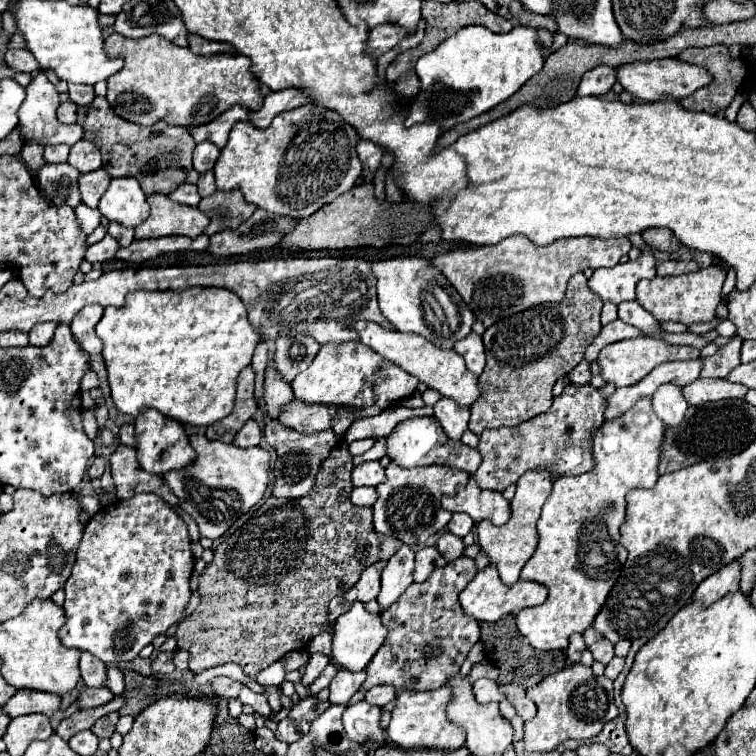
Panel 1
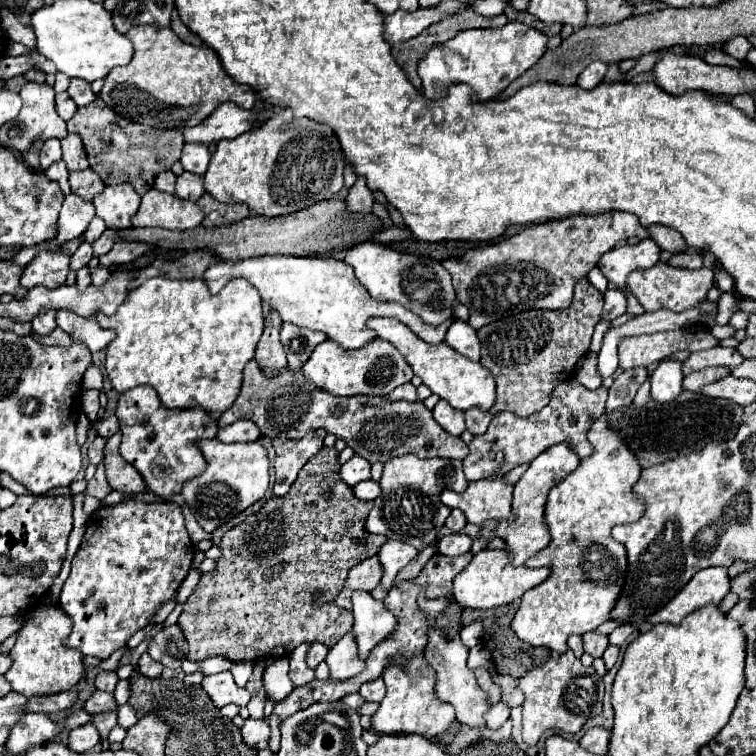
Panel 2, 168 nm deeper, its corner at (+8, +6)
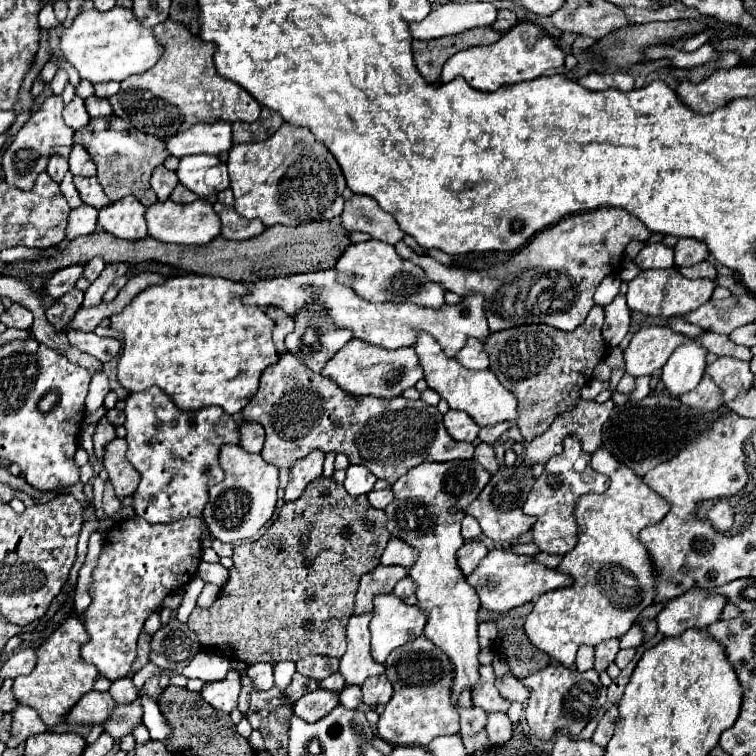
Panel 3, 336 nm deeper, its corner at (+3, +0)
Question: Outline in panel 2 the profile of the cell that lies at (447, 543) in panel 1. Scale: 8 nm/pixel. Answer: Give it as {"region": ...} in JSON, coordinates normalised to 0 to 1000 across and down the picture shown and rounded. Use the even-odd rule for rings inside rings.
{"region":[[[598,705],[579,716],[579,731],[593,734],[593,737],[616,734],[622,731],[622,724],[624,724],[624,710],[611,708],[611,705]]]}

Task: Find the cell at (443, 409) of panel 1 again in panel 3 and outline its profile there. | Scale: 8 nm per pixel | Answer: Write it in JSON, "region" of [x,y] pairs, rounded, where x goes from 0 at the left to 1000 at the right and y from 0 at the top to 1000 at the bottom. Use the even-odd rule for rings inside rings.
{"region":[[[594,541],[586,549],[586,560],[589,560],[591,573],[602,583],[620,583],[623,586],[631,578],[631,570],[634,570],[634,562],[623,552],[618,552],[612,544]]]}

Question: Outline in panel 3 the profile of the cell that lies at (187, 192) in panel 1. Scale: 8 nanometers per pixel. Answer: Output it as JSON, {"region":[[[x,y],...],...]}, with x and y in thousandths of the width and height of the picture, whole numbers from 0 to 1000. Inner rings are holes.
{"region":[[[208,221],[200,231],[200,247],[208,255],[210,266],[218,266],[226,258],[226,253],[231,250],[234,242],[237,242],[237,237],[234,237],[231,226],[224,226],[218,221]]]}

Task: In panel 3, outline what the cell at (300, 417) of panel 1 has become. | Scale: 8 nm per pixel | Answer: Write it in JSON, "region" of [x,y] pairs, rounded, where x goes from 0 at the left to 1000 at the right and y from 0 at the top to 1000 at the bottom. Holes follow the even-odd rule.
{"region":[[[385,467],[372,470],[369,480],[356,483],[345,493],[343,517],[337,520],[332,533],[327,533],[327,538],[321,538],[319,549],[321,549],[321,557],[335,557],[335,560],[343,560],[351,565],[353,604],[348,604],[348,607],[366,618],[385,618],[388,610],[403,604],[409,597],[425,594],[430,599],[433,597],[456,599],[464,612],[483,615],[496,631],[504,631],[504,634],[512,634],[515,639],[520,639],[522,634],[536,628],[538,620],[552,618],[560,610],[597,610],[597,607],[623,607],[626,604],[623,586],[607,586],[591,575],[591,570],[586,565],[586,552],[581,549],[578,538],[570,538],[560,530],[541,530],[541,528],[536,530],[533,525],[522,525],[522,528],[464,525],[464,522],[448,517],[448,512],[443,512],[443,507],[438,507],[438,501],[433,501],[422,493],[411,493],[409,485],[401,485],[401,480],[396,475],[390,475],[390,470],[385,470]]]}

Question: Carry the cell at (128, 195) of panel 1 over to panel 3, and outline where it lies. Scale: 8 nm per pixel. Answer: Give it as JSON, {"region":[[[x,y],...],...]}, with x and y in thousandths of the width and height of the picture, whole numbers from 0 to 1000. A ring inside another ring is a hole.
{"region":[[[168,258],[147,271],[139,271],[131,279],[131,298],[136,306],[157,316],[181,319],[194,311],[189,282],[192,282],[192,271],[184,269],[179,261]]]}

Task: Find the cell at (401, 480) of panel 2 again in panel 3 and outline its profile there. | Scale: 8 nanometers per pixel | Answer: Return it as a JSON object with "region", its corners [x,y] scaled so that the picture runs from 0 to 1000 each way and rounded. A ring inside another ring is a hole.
{"region":[[[589,610],[589,612],[557,612],[528,631],[517,647],[522,660],[509,671],[512,702],[541,718],[554,729],[554,739],[541,755],[541,763],[552,771],[552,803],[565,816],[560,840],[575,851],[599,880],[597,927],[610,946],[610,972],[626,972],[644,956],[644,943],[636,935],[607,933],[612,914],[626,914],[634,901],[634,853],[631,853],[631,806],[634,790],[628,779],[615,769],[615,761],[602,745],[602,731],[612,721],[610,687],[612,679],[597,681],[597,671],[618,671],[644,642],[647,631],[628,610]]]}

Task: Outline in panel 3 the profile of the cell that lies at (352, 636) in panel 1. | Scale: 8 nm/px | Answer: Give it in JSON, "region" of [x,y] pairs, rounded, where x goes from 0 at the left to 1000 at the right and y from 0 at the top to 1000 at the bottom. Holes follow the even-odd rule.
{"region":[[[515,784],[515,787],[499,787],[493,792],[493,800],[496,800],[493,803],[493,819],[488,824],[488,835],[491,835],[491,866],[493,866],[493,872],[499,877],[509,877],[512,866],[522,856],[528,856],[528,853],[533,853],[533,851],[538,851],[544,845],[552,845],[560,837],[562,819],[560,819],[560,813],[554,813],[554,803],[536,800],[520,784]]]}

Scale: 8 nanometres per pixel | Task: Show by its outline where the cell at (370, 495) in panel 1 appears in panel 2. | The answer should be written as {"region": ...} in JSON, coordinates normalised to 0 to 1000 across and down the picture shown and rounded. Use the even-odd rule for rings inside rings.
{"region":[[[479,636],[479,639],[474,639],[471,644],[468,644],[468,655],[474,657],[474,660],[481,660],[481,663],[487,663],[487,660],[497,660],[500,655],[505,652],[505,647],[503,647],[503,642],[497,639],[497,636]]]}

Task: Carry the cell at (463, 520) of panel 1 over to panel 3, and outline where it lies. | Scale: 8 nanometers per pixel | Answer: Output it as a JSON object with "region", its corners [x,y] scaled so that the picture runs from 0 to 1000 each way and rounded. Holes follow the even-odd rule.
{"region":[[[615,681],[615,687],[612,687],[612,697],[610,697],[610,708],[612,708],[612,713],[615,713],[615,716],[631,713],[631,710],[636,708],[636,697],[634,697],[631,687],[626,687],[626,684]]]}

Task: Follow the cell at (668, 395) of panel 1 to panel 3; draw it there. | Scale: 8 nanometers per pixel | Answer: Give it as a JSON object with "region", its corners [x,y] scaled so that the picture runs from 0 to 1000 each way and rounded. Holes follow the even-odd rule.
{"region":[[[909,451],[906,456],[896,459],[874,491],[880,517],[885,517],[890,525],[901,525],[925,509],[933,485],[933,470],[935,464],[919,451]]]}

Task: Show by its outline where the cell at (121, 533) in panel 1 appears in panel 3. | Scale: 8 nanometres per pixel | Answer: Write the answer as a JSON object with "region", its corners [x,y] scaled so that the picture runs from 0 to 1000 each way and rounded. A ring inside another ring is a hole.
{"region":[[[179,681],[149,694],[139,705],[139,718],[120,761],[123,771],[118,787],[123,795],[104,811],[118,840],[118,848],[107,856],[107,869],[126,880],[136,896],[152,901],[171,890],[192,819],[208,808],[224,784],[237,782],[242,771],[250,771],[261,761],[266,742],[266,702],[266,684],[202,694]]]}

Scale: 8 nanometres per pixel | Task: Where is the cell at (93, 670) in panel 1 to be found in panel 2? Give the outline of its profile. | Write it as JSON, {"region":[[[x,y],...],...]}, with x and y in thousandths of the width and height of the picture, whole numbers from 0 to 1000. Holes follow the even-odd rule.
{"region":[[[132,888],[130,896],[124,898],[124,906],[143,917],[148,917],[153,911],[153,903],[156,903],[156,893],[151,888]]]}

